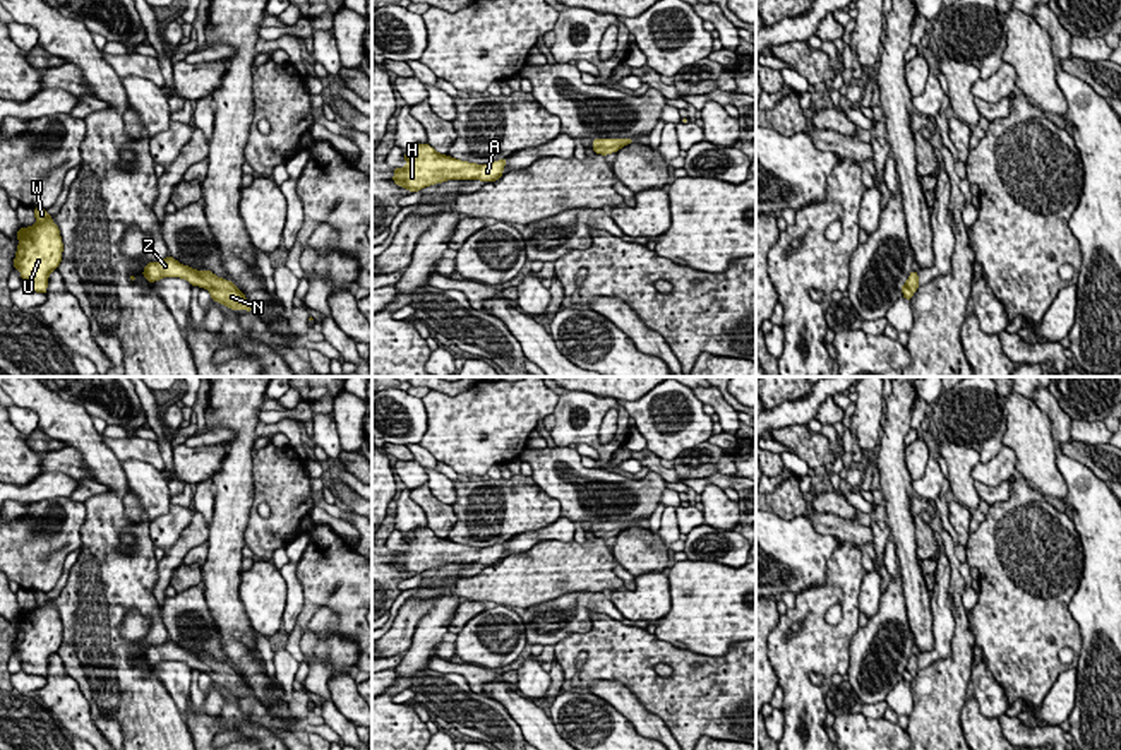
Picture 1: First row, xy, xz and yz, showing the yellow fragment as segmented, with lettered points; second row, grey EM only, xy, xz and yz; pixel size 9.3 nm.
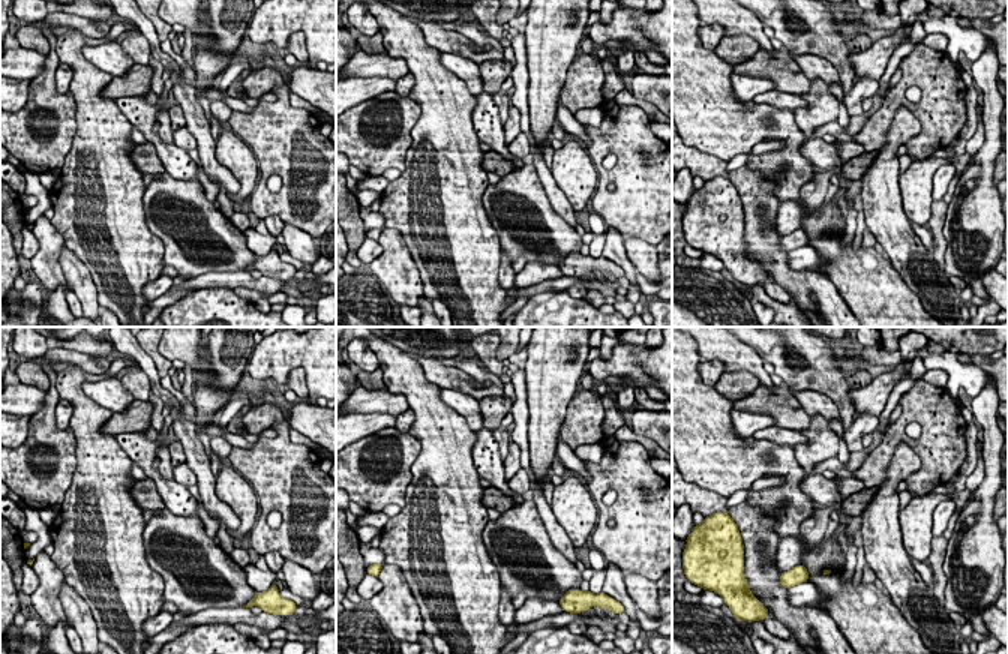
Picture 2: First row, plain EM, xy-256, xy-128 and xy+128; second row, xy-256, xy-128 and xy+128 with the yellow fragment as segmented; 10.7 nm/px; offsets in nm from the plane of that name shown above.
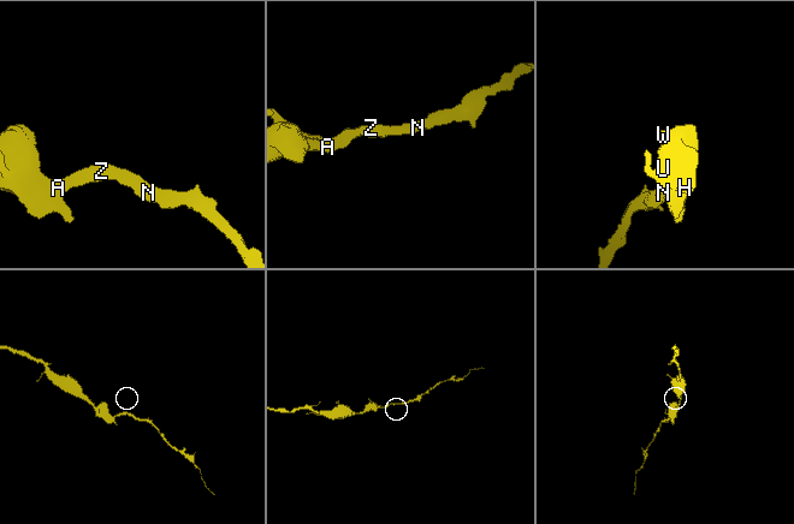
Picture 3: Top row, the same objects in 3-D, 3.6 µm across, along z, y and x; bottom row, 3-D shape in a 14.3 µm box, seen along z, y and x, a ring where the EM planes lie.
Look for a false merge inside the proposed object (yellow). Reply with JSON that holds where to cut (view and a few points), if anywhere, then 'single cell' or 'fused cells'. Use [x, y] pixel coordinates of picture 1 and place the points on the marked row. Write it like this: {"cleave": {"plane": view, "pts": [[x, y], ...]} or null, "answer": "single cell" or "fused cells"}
{"cleave": null, "answer": "single cell"}

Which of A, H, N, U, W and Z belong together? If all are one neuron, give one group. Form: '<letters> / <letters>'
A H N U W Z

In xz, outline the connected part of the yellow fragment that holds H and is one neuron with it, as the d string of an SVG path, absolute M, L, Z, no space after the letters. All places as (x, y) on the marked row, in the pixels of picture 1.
M417 144L403 154L405 168L394 168L393 182L410 192L446 180L482 180L495 182L502 176L507 158L489 164L475 164L434 151L429 144Z

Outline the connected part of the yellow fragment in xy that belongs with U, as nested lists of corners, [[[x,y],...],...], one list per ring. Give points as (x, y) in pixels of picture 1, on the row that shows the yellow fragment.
[[[34,207],[36,224],[19,228],[14,269],[22,276],[22,288],[46,295],[48,276],[62,262],[62,236],[46,209]]]

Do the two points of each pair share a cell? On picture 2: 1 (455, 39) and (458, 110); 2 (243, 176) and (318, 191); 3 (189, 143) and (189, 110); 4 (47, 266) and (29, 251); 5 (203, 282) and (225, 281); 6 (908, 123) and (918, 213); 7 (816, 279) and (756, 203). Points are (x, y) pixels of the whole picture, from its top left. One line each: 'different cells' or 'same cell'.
1: different cells
2: different cells
3: different cells
4: different cells
5: same cell
6: different cells
7: same cell

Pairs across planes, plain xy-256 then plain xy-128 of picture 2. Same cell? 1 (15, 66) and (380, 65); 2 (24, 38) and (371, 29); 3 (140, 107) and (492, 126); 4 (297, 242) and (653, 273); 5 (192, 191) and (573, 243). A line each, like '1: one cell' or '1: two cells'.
1: one cell
2: two cells
3: one cell
4: one cell
5: one cell

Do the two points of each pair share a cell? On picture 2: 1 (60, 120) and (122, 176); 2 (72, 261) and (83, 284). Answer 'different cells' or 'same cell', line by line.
1: different cells
2: same cell

